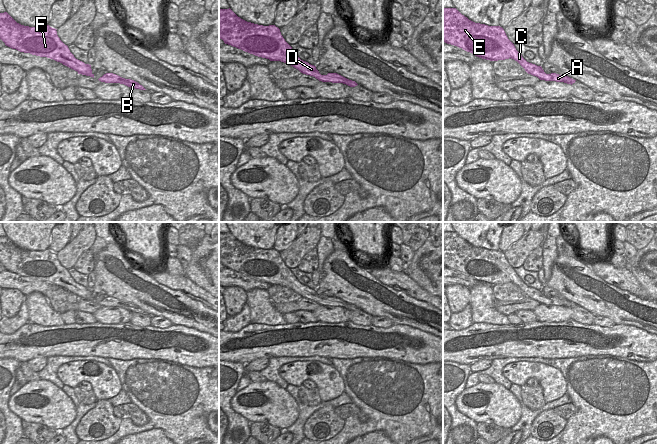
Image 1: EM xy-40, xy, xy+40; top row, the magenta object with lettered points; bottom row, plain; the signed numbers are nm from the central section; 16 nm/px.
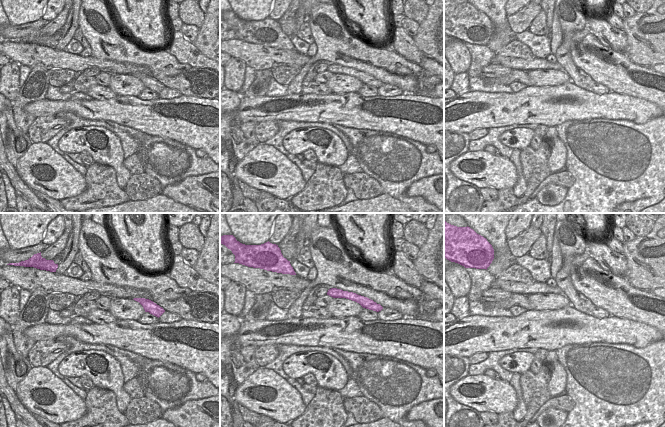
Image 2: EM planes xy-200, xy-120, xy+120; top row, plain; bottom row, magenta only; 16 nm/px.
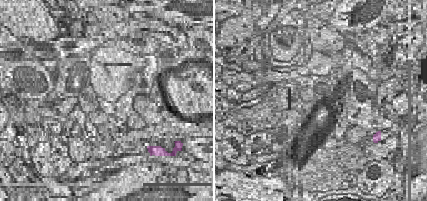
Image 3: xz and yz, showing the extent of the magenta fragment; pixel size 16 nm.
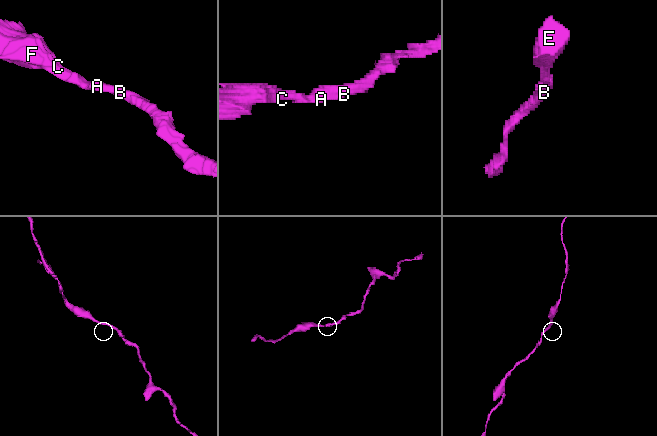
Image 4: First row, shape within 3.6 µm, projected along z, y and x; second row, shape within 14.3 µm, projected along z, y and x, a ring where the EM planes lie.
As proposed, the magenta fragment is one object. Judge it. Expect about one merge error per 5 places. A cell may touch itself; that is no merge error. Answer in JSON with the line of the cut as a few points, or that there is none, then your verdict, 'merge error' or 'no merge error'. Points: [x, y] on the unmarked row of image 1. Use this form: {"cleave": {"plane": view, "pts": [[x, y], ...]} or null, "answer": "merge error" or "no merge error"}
{"cleave": null, "answer": "no merge error"}

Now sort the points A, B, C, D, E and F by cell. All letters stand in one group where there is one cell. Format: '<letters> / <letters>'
A B C D E F

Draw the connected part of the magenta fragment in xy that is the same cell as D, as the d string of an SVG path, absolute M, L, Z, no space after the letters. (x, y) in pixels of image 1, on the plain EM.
M230 232L219 233L219 262L225 268L270 285L290 288L301 297L322 306L343 307L350 311L358 308L337 297L321 299L316 290L301 284L281 259L275 249L263 250L247 246L238 241Z

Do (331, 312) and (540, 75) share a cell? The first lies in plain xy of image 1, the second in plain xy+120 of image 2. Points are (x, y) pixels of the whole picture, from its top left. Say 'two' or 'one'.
one

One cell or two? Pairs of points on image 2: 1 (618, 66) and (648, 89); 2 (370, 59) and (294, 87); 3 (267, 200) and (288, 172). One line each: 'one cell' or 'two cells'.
1: one cell
2: one cell
3: two cells

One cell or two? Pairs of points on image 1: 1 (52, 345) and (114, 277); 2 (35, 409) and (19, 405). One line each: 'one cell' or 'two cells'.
1: two cells
2: one cell

